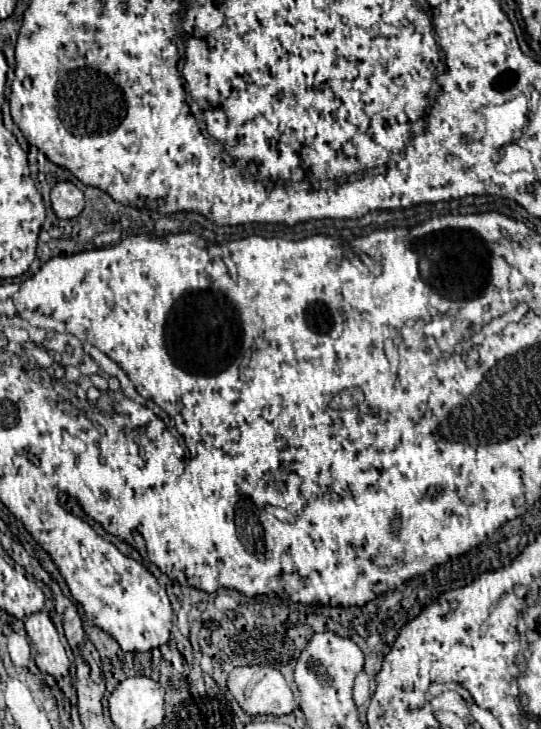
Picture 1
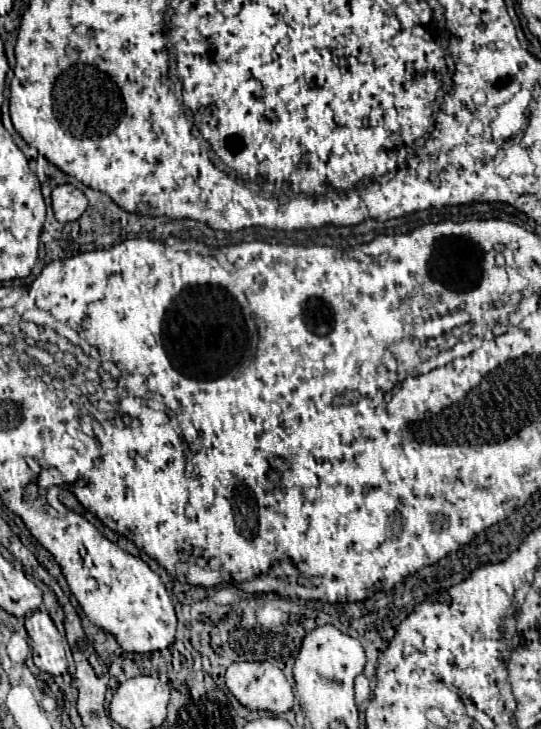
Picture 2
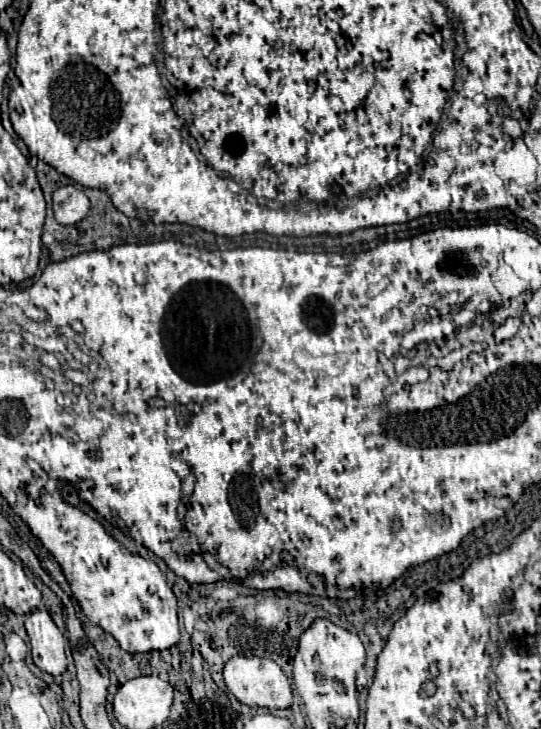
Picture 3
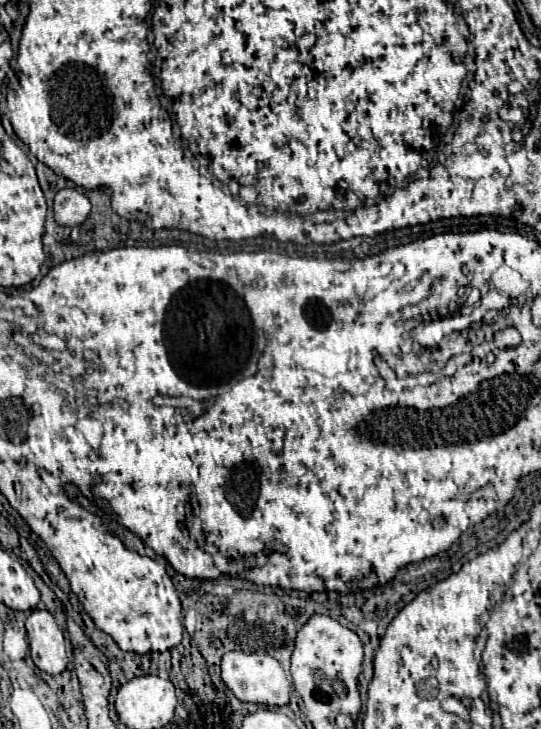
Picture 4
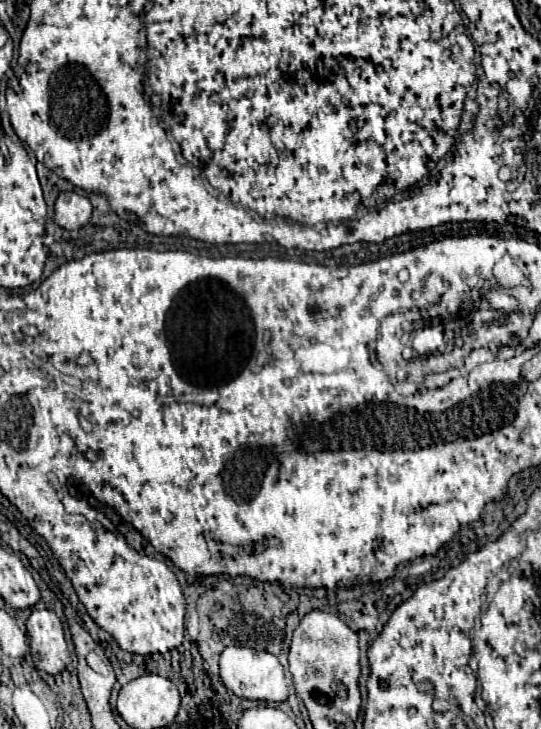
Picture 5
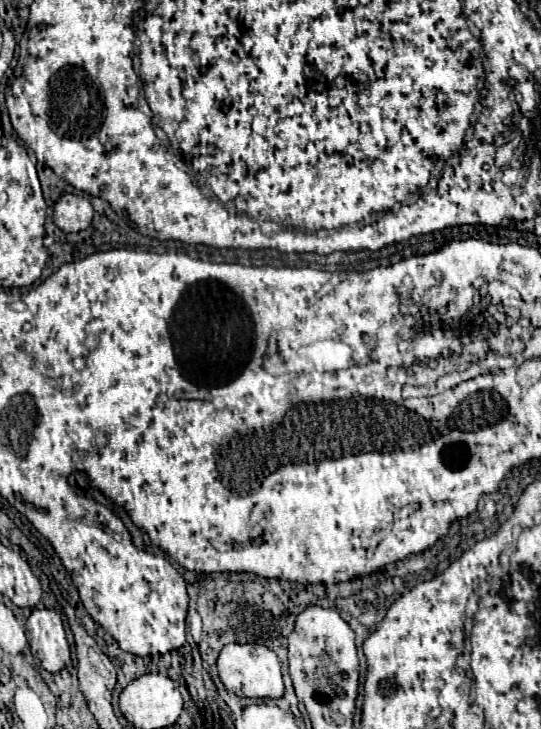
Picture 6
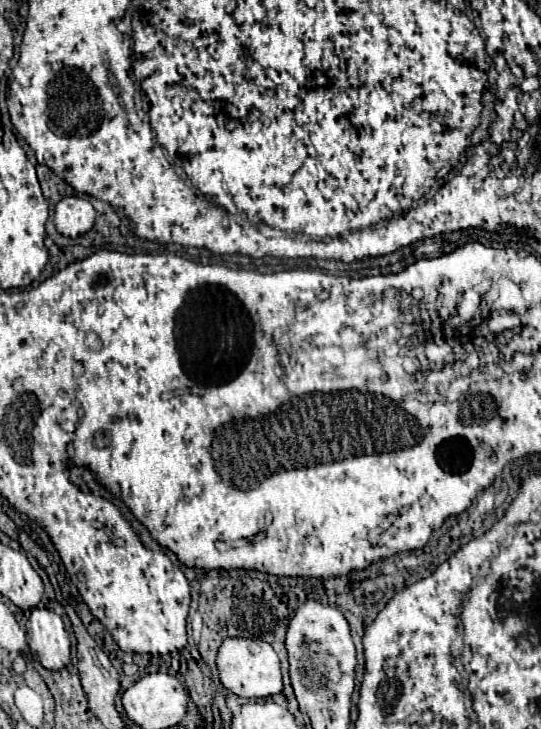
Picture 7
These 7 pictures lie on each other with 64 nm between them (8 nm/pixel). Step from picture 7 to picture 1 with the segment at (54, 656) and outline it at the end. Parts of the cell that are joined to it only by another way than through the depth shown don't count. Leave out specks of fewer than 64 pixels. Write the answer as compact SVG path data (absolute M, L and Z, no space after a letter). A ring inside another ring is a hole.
M36 612L24 620L25 631L36 648L36 666L54 678L68 676L70 660L58 638L58 632L46 612Z

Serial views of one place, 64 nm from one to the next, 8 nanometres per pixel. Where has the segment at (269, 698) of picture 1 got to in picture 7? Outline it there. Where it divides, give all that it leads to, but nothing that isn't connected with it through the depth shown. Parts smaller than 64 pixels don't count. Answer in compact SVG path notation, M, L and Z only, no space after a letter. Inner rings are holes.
M228 638L218 650L218 674L224 688L244 698L268 698L282 692L282 674L280 674L280 658L272 650L272 646L264 640L250 638Z

